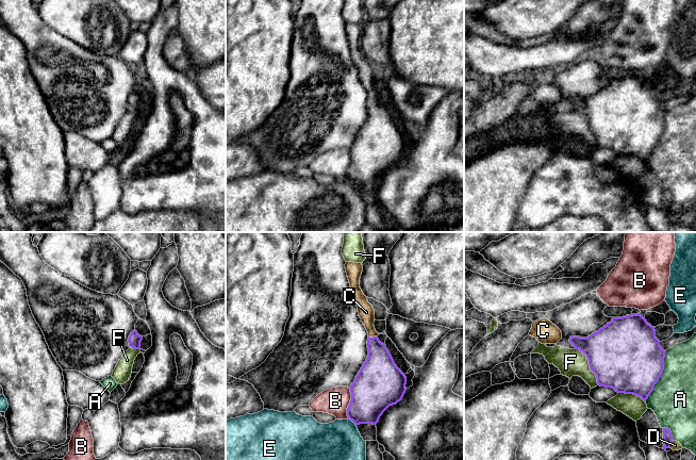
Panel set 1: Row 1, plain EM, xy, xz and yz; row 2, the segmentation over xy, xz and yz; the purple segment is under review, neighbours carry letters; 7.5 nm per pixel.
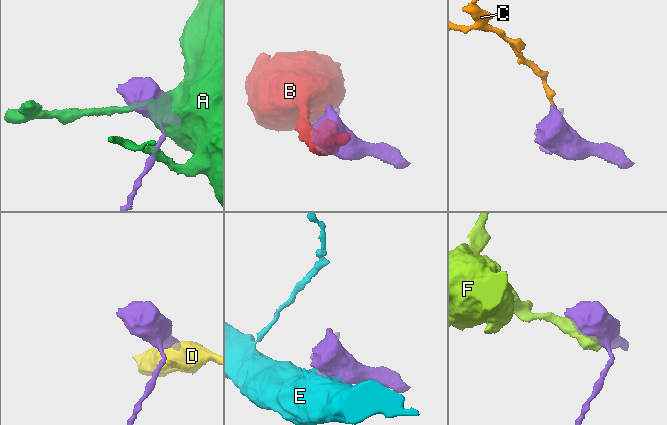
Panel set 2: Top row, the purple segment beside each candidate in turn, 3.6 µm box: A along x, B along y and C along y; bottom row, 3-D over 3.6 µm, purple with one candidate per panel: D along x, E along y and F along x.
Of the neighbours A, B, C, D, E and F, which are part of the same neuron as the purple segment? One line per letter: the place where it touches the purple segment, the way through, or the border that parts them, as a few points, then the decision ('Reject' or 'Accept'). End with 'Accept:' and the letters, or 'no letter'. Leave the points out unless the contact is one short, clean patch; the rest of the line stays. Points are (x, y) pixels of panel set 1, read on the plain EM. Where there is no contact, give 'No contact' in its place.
A: Touches purple at yz (660, 137). Reject
B: Touches purple at xz (349, 165). Reject
C: Touches purple at xz (374, 98). Path across: xz (379, 130), (374, 98), (366, 74). Accept
D: Touches purple at yz (670, 203). Reject
E: Touches purple at xz (352, 182). Boundary: xz (348, 180), (355, 186). Reject
F: Touches purple at yz (590, 127). Reject
Accept: C

